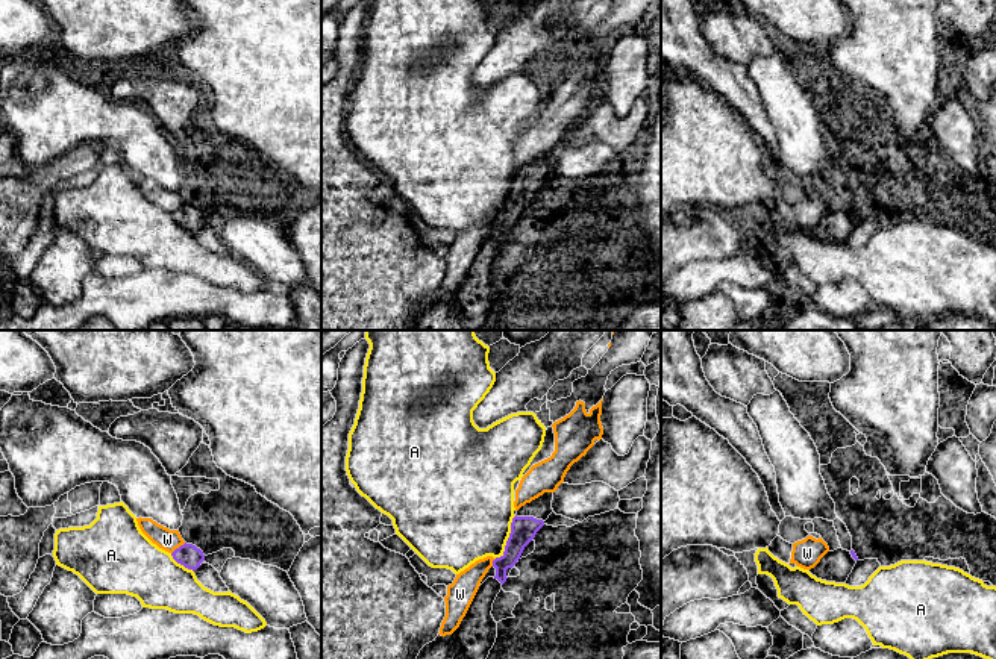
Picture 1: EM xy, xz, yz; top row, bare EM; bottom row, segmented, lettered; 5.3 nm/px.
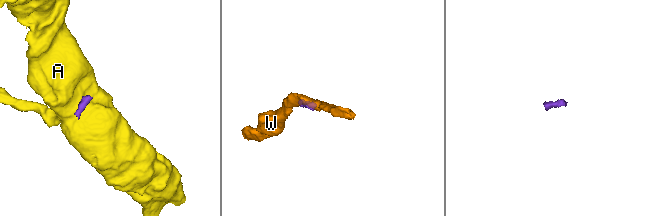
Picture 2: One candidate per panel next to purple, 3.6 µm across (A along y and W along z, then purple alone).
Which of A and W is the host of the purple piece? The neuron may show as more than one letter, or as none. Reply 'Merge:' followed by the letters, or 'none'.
Merge: none

